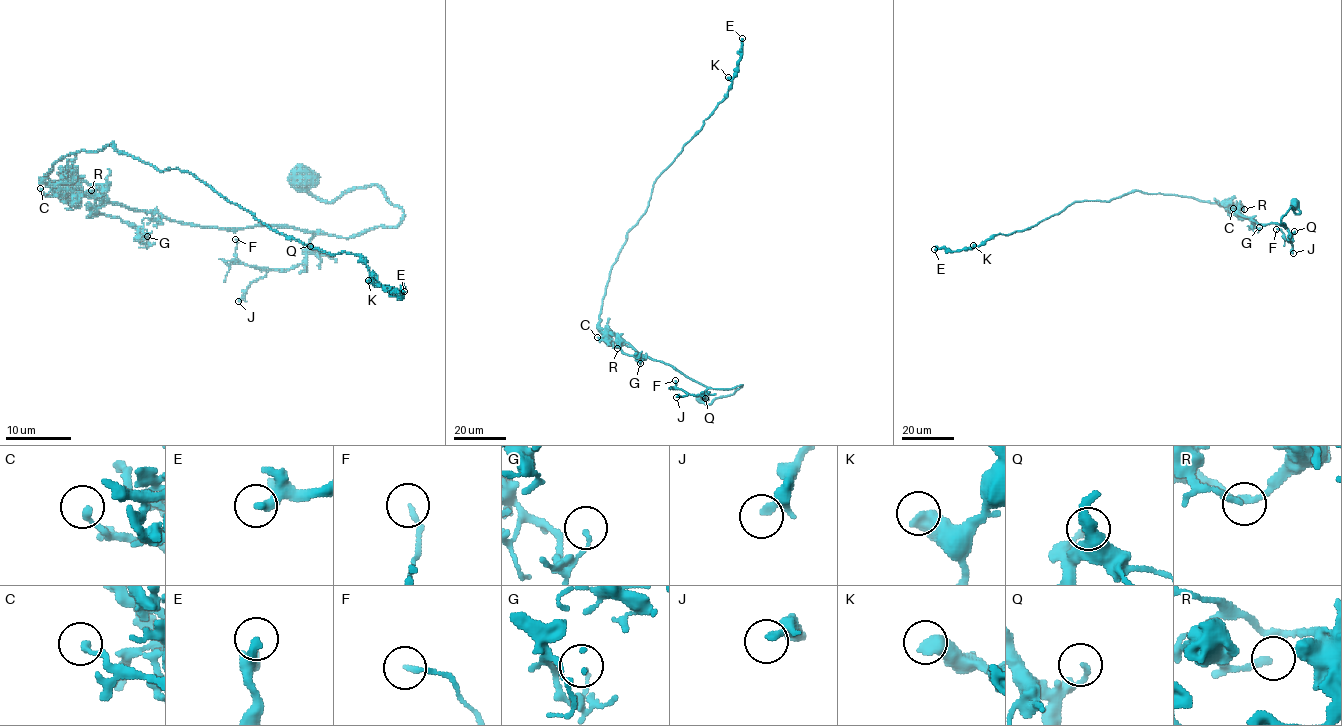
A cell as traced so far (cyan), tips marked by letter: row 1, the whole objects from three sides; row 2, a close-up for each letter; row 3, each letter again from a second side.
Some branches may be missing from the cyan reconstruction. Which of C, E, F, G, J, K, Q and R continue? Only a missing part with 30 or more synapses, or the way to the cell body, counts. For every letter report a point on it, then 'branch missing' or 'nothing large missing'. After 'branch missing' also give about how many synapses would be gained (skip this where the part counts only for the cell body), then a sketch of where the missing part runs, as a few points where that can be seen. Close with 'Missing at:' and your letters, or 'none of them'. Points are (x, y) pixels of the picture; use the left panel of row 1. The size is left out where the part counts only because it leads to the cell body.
C: at (40, 188); nothing large missing
E: at (404, 291); nothing large missing
F: at (235, 239); nothing large missing
G: at (147, 236); nothing large missing
J: at (238, 301); nothing large missing
K: at (368, 280); nothing large missing
Q: at (310, 246); nothing large missing
R: at (91, 190); nothing large missing
Missing at: none of them

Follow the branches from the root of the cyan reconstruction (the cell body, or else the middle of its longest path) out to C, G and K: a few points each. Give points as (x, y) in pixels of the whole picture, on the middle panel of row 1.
C: (703, 399), (709, 404), (742, 386), (707, 388), (672, 366), (637, 352), (609, 332), (604, 340), (597, 337)
G: (703, 399), (709, 404), (742, 386), (707, 388), (621, 341), (621, 350), (640, 363)
K: (703, 399), (742, 386), (707, 388), (642, 355), (602, 329), (599, 314), (654, 181), (725, 97), (728, 77)

